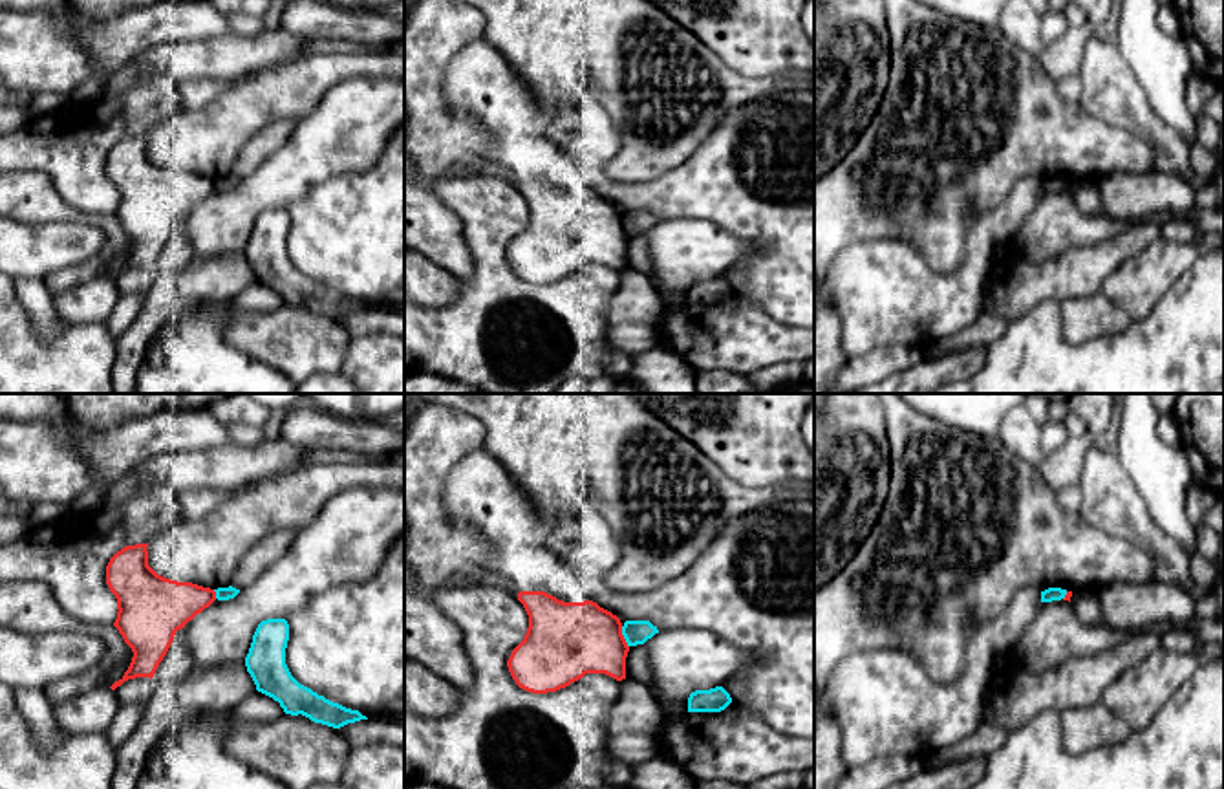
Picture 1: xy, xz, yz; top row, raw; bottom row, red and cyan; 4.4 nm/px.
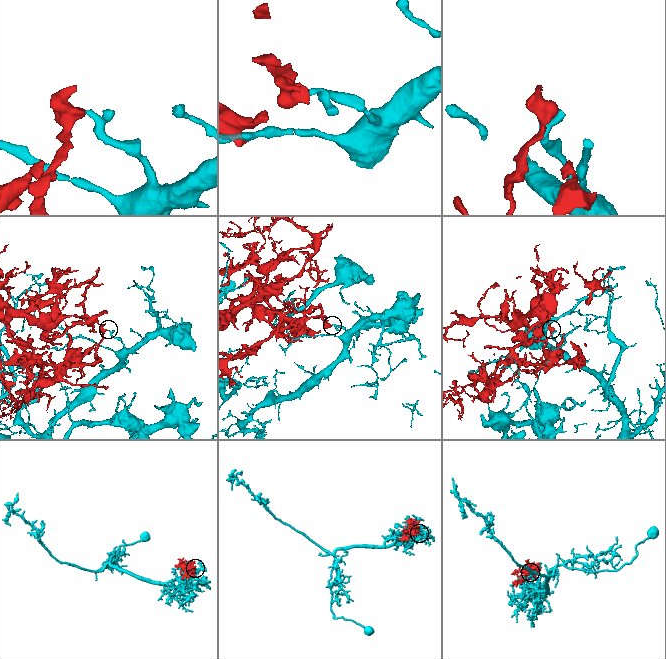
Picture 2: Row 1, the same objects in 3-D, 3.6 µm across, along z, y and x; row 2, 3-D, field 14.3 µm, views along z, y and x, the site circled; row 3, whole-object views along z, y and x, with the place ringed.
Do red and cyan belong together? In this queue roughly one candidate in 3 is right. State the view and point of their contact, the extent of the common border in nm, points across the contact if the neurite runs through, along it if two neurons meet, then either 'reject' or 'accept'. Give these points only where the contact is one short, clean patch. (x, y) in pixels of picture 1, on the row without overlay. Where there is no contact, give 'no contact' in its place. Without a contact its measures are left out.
meets red in xz at (622, 227); contact 100 nm long; border along xz (621, 216), (628, 237); reject

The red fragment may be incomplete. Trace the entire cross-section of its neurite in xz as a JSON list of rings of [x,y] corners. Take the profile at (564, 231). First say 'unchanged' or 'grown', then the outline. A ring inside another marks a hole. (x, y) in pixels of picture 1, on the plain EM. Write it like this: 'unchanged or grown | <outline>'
unchanged | [[[520,181],[518,190],[529,205],[529,218],[523,231],[512,240],[507,256],[520,278],[532,284],[556,282],[585,264],[626,269],[629,236],[617,205],[593,190],[564,192],[545,181]]]

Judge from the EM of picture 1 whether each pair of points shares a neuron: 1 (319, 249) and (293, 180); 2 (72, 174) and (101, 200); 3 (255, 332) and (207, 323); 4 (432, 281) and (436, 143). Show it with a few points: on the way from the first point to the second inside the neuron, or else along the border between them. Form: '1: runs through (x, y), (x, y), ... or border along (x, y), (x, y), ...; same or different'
1: border along (339, 176), (317, 182), (284, 207); different
2: runs through (79, 178), (94, 193); same
3: border along (178, 317), (214, 308), (222, 335), (249, 356); different
4: border along (423, 253), (456, 279); different

